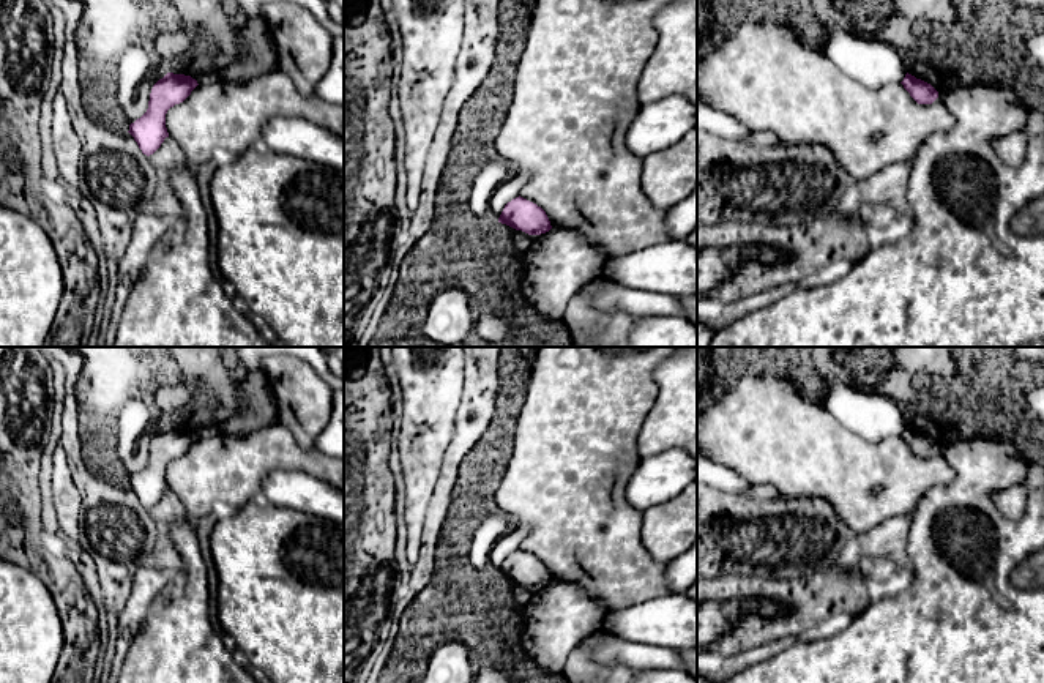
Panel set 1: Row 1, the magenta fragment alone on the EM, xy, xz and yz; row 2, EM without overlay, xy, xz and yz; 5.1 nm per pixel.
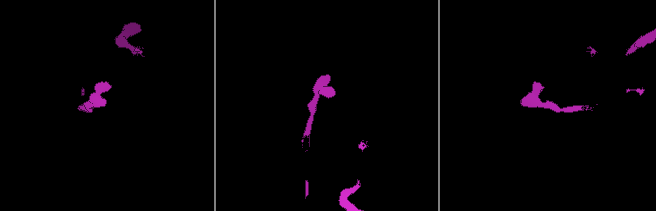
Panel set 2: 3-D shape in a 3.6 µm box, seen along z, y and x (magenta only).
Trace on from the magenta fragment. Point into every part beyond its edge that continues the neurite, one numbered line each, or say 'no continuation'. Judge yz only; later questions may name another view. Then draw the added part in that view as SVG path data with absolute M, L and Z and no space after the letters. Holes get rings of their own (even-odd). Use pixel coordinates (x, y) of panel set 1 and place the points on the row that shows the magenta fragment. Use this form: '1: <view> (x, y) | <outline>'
no continuation

